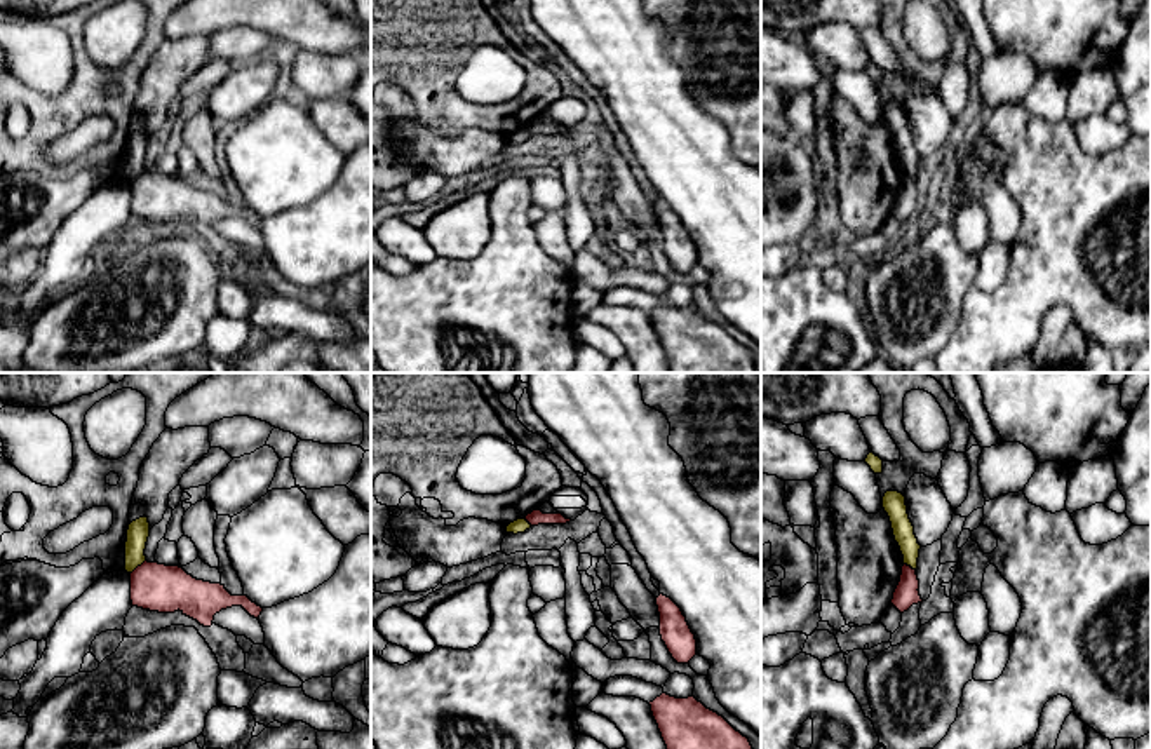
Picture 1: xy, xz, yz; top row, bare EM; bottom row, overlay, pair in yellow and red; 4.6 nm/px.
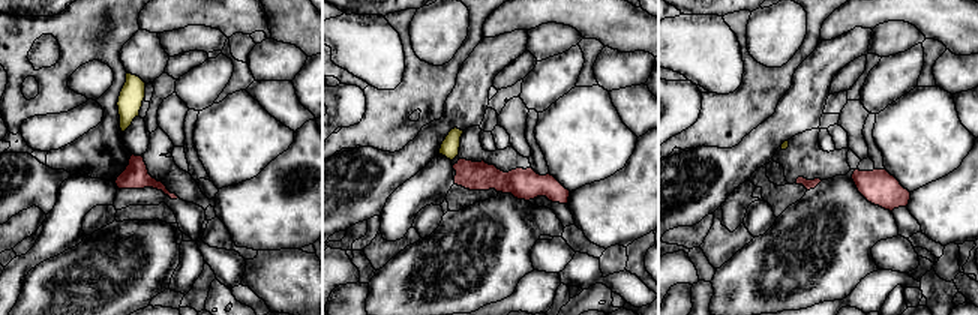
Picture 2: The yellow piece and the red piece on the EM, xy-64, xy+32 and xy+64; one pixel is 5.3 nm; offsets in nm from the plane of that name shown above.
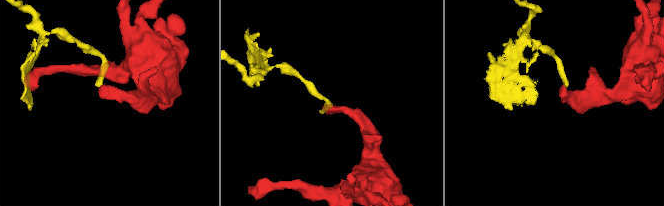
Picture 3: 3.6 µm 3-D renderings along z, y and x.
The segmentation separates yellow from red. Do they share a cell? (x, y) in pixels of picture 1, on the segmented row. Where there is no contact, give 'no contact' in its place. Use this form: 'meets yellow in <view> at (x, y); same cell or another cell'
meets yellow in xy at (138, 565); another cell

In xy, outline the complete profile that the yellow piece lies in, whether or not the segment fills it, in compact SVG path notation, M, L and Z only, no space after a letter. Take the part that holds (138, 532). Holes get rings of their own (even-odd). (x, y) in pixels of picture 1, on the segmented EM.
M139 517L129 524L125 542L125 571L132 573L146 561L145 549L150 536L148 517Z

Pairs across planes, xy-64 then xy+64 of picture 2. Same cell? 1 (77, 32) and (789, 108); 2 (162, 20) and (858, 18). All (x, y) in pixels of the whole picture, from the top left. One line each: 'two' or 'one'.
1: two
2: one

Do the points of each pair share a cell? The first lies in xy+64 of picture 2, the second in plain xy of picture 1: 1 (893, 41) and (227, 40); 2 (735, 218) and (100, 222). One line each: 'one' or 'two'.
1: one
2: one

